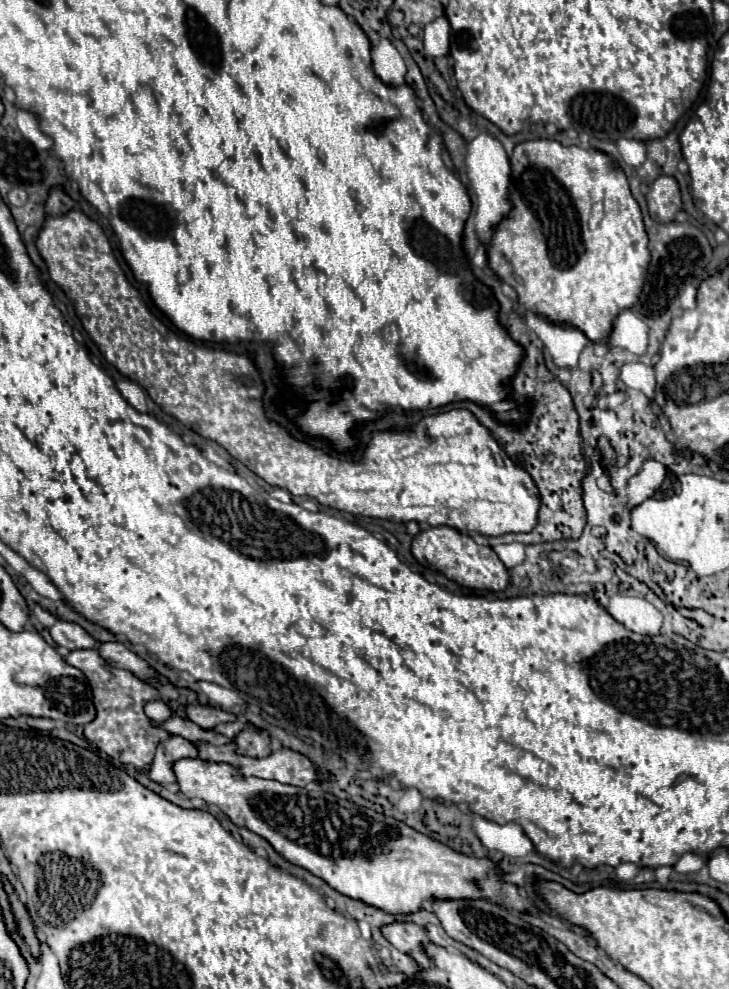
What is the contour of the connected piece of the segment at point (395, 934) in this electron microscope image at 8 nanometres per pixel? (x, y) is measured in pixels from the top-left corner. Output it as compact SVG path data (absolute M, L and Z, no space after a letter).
M392 922L380 928L382 936L400 952L420 952L420 944L428 940L424 928L414 922Z

